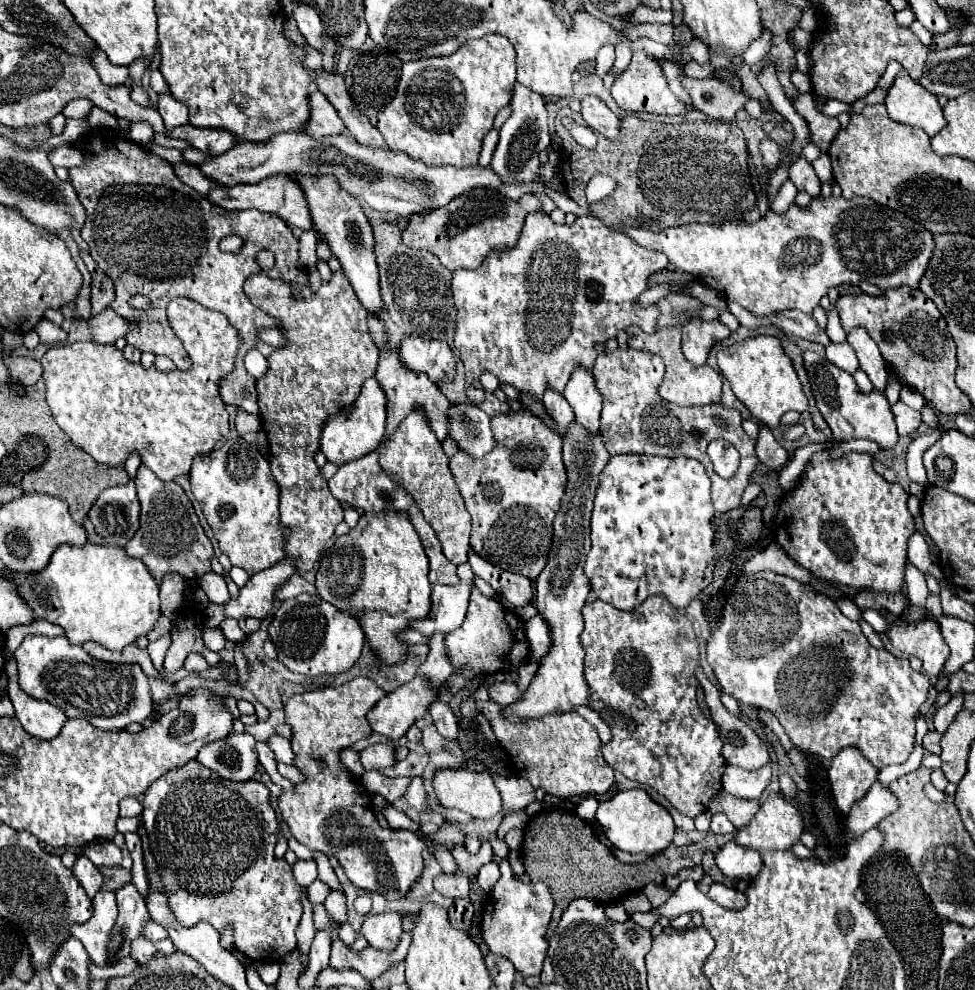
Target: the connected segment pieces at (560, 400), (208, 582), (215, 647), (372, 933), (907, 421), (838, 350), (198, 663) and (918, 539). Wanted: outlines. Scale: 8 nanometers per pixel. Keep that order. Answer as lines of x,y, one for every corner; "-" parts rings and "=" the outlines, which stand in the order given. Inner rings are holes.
547,386
545,394
543,394
543,404
545,404
547,412
553,416
553,420
557,422
557,430
561,434
565,434
565,428
575,420
569,402
565,402
565,396
549,390
549,386
=
215,572
203,574
199,588
205,590
205,594
209,596
210,603
226,604
231,599
225,580
=
205,628
203,630
203,640
205,640
205,646
213,652
219,652
225,646
225,636
219,628
=
377,914
367,916
361,928
361,934
367,938
367,942
381,950
389,952
397,948
397,942
403,934
403,916
401,914
=
897,402
893,406
893,414
895,414
895,424
897,424
897,432
899,436
909,436
911,432
915,432
921,424
921,412
909,408
905,402
=
829,344
825,350
827,350
829,362
839,366
841,370
853,374
859,368
859,360
857,360
857,356
855,356
855,352
853,352
853,348
849,344
839,344
839,346
=
190,653
184,661
184,668
187,668
187,670
205,670
207,662
205,662
203,656
199,656
197,653
=
915,532
909,542
907,542
907,560
917,566
921,572
931,572
935,578
941,578
941,570
939,566
935,566
931,562
931,556
929,556
929,548
927,548
927,542
923,538
921,532

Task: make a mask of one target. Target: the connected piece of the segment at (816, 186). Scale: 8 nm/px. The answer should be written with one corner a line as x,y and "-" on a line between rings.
803,156
791,164
789,180
797,186
799,192
807,192
809,196
817,196
821,192
821,182
819,182
813,166

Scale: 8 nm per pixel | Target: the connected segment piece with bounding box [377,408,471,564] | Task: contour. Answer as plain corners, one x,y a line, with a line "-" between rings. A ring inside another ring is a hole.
421,408
413,410
413,414
409,414
405,422
401,422
401,426
397,426
395,434
385,438
379,444
377,454
379,454
379,464
383,466
383,472
393,482
401,484
415,498
425,520
433,526
443,546
443,554
453,564
467,562
471,516
463,504
463,498
449,470
449,458
445,456
441,442
437,442
437,436
433,434
433,430
429,430
429,422
425,422
425,412

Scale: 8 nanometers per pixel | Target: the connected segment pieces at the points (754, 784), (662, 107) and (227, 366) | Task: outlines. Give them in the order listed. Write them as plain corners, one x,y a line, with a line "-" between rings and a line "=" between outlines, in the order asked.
727,766
723,774
723,790
745,800
757,800
771,780
771,766
759,770
743,770
737,766
=
643,52
633,54
629,68
617,76
615,84
611,86
611,96
615,98
617,106
627,112
653,112
653,114
685,114
685,102
681,102
667,86
665,76
655,58
645,56
=
173,298
167,306
167,316
173,330
181,334
181,342
192,360
192,367
185,372
161,372
155,366
145,368
141,362
127,360
115,344
97,342
73,342
49,348
41,364
43,378
47,382
47,404
55,422
75,446
81,446
97,462
107,466
123,464
127,456
137,450
143,458
143,464
149,466
157,478
175,480
175,476
191,472
195,456
211,452
215,442
229,434
229,416
219,396
217,382
233,370
233,358
241,342
237,330
227,322
225,316
215,310
205,310
205,306
193,302
191,298

